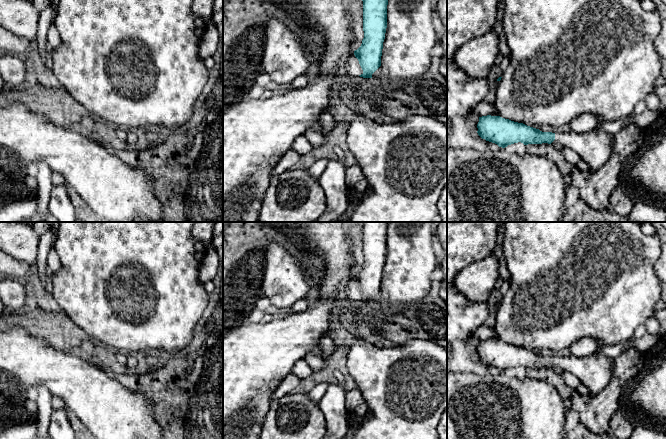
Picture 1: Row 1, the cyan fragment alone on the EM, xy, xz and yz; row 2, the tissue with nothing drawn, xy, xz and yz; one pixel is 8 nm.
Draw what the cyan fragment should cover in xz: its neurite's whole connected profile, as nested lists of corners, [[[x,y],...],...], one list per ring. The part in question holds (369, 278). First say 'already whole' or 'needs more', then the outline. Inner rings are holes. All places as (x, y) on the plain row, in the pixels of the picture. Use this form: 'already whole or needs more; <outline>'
already whole; [[[363,222],[362,225],[364,262],[354,279],[363,294],[359,300],[372,302],[372,298],[381,290],[388,222]]]

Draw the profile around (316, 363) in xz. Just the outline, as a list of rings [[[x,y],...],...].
[[[309,354],[305,357],[305,360],[313,371],[319,371],[325,368],[324,360],[318,355]]]

